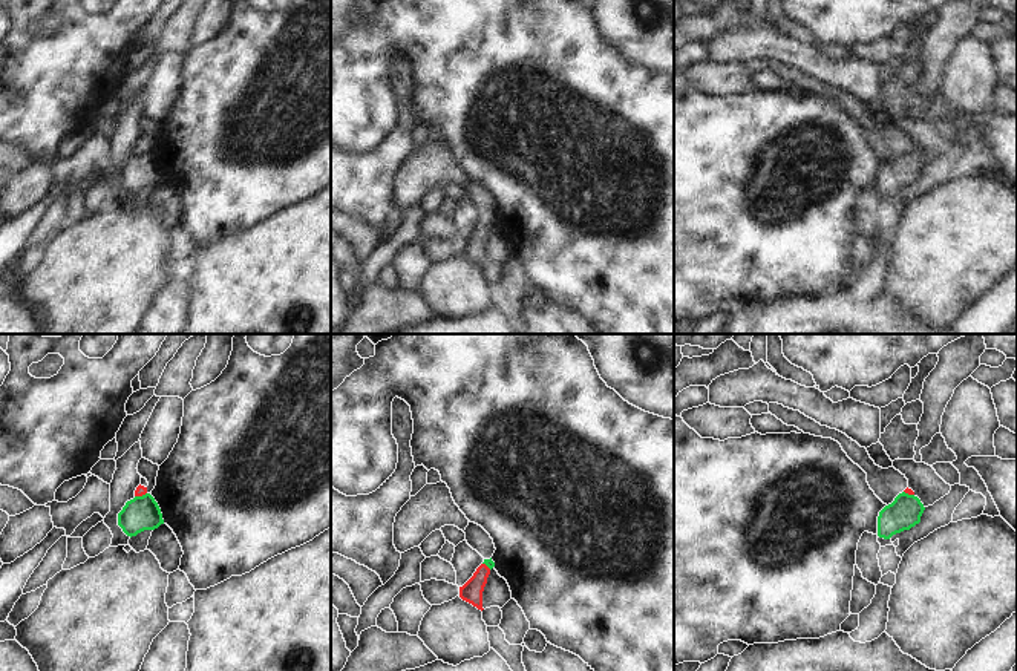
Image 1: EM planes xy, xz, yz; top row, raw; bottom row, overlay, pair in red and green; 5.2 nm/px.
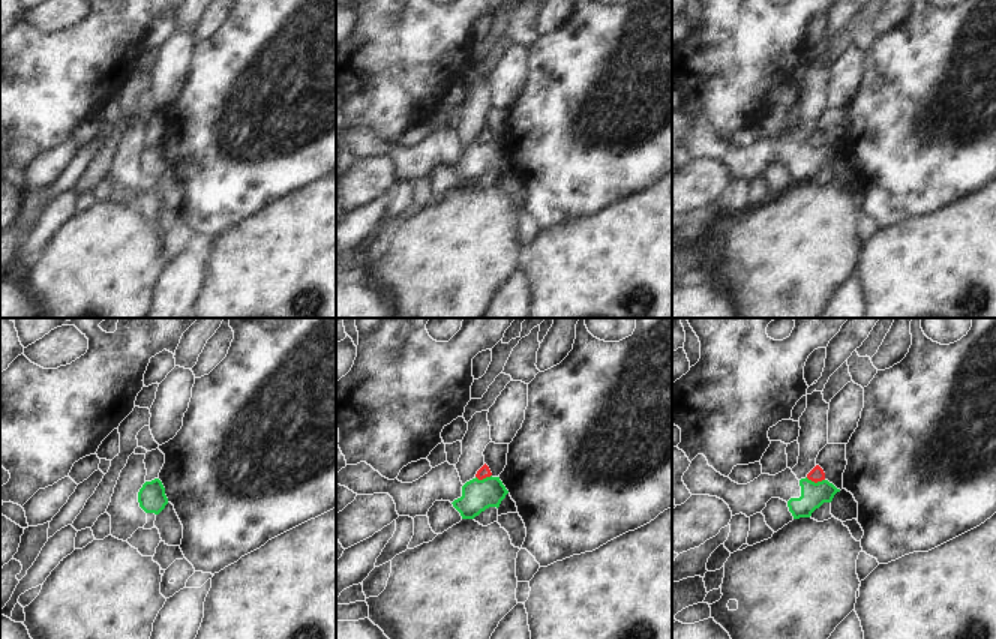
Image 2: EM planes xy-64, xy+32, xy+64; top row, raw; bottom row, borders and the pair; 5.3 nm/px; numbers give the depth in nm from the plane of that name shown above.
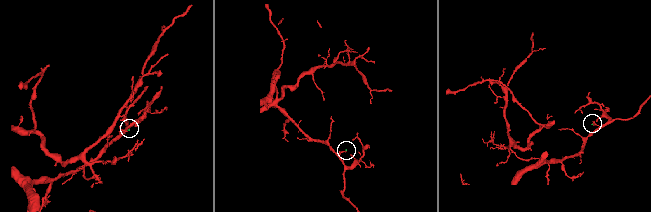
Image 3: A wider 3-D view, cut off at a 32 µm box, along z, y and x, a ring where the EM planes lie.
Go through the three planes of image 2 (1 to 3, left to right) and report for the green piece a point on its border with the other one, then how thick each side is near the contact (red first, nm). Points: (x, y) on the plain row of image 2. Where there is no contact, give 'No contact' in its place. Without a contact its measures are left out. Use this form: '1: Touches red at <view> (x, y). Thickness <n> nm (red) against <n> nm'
1: No contact
2: Touches red at xy+32 (483, 141). Thickness 60 nm (red) against 170 nm
3: Touches red at xy+64 (815, 146). Thickness 80 nm (red) against 140 nm.

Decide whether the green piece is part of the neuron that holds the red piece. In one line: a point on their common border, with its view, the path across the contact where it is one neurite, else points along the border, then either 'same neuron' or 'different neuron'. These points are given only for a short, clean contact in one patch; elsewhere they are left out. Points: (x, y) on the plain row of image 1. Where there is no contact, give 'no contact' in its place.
meets red in xy at (140, 152); border along xy (146, 149), (135, 153); different neuron

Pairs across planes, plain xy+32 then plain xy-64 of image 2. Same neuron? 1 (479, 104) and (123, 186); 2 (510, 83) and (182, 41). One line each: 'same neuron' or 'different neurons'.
1: same neuron
2: same neuron

